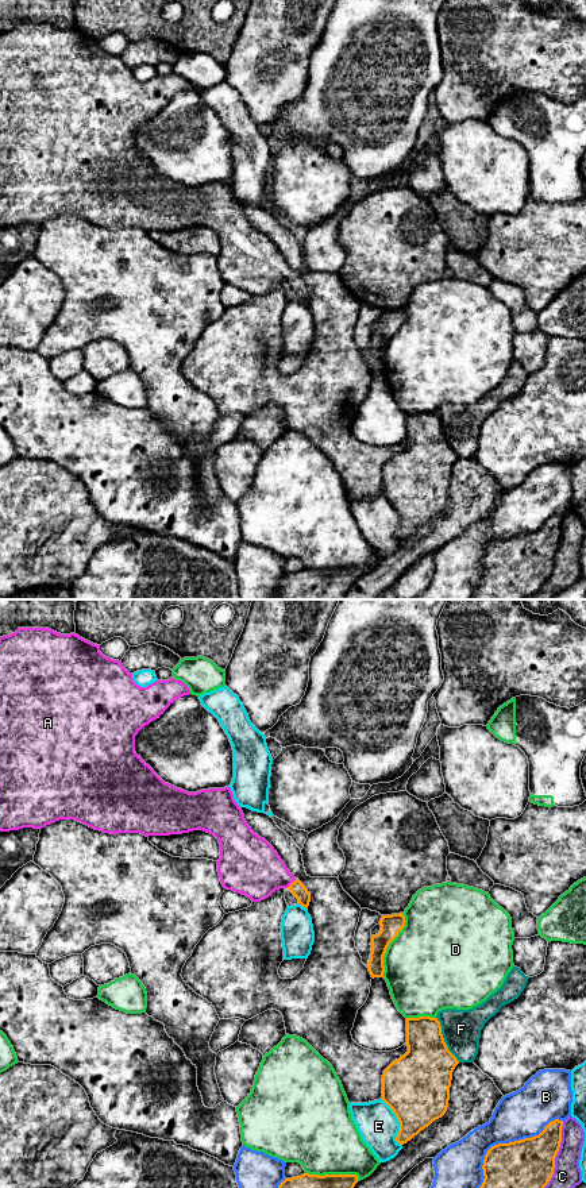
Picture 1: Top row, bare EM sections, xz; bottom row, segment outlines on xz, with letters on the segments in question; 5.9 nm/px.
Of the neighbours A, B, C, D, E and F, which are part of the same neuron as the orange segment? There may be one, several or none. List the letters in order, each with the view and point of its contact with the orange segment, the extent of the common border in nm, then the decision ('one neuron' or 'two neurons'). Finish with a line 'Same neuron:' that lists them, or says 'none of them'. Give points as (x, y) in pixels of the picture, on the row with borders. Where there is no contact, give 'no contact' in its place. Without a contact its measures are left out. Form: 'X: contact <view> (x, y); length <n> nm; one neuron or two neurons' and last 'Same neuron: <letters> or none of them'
A: contact xz (292, 883); length 80 nm; one neuron
B: contact xz (507, 1144); length 650 nm; two neurons
C: contact xz (556, 1153); length 420 nm; two neurons
D: contact xz (388, 945); length 400 nm; two neurons
E: contact xz (398, 1121); length 300 nm; two neurons
F: contact xz (443, 1040); length 300 nm; two neurons
Same neuron: A

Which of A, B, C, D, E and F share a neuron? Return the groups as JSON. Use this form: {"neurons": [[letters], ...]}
{"neurons": [["A"], ["B"], ["C"], ["D"], ["E"], ["F"]]}

